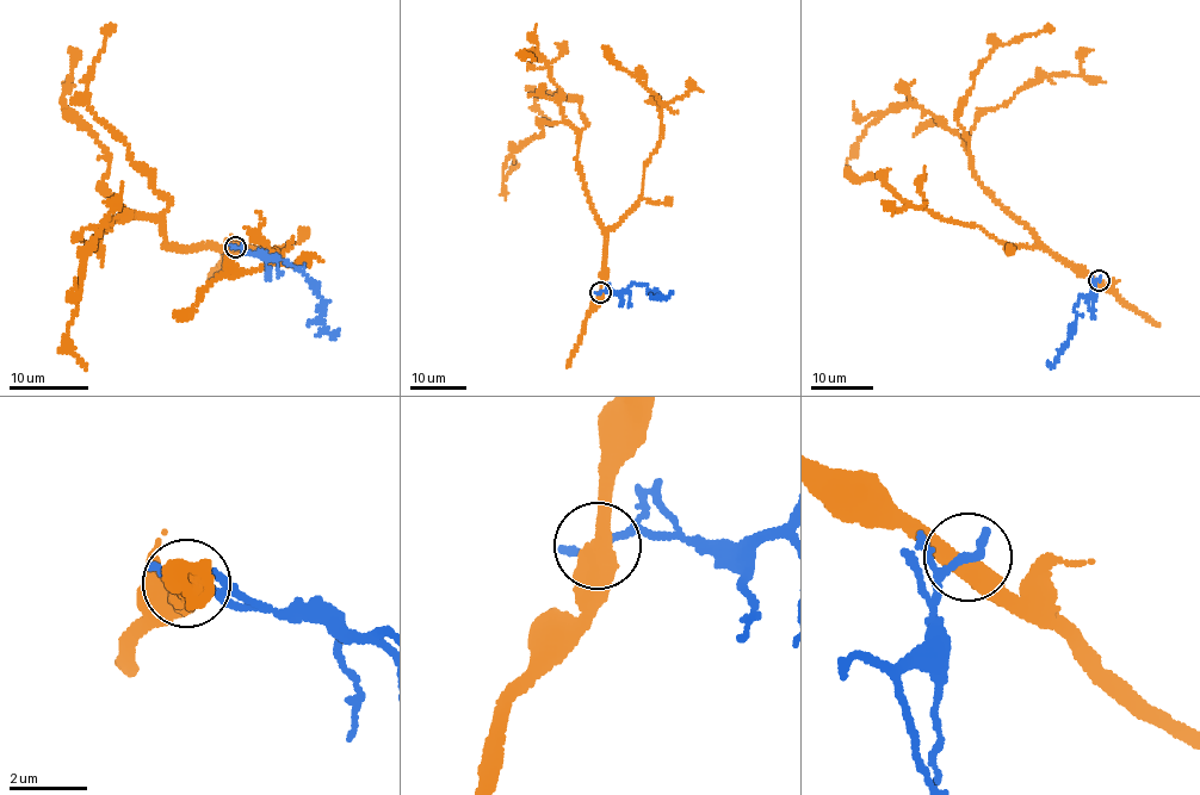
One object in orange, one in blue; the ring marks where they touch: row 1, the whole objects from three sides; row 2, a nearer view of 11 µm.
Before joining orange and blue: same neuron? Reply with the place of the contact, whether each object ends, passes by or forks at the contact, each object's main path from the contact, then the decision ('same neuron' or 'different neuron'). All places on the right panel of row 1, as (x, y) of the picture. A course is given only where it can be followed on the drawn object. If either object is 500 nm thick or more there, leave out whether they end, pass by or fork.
(1099, 280) | orange via (1098, 279), (1043, 249), (993, 199), (964, 143), (981, 113), (1024, 86), (1080, 74), (1081, 55), (1092, 49) | blue via (1099, 279), (1093, 294), (1080, 297), (1075, 305), (1075, 327), (1059, 359), (1052, 366), (1050, 362) | different neuron

